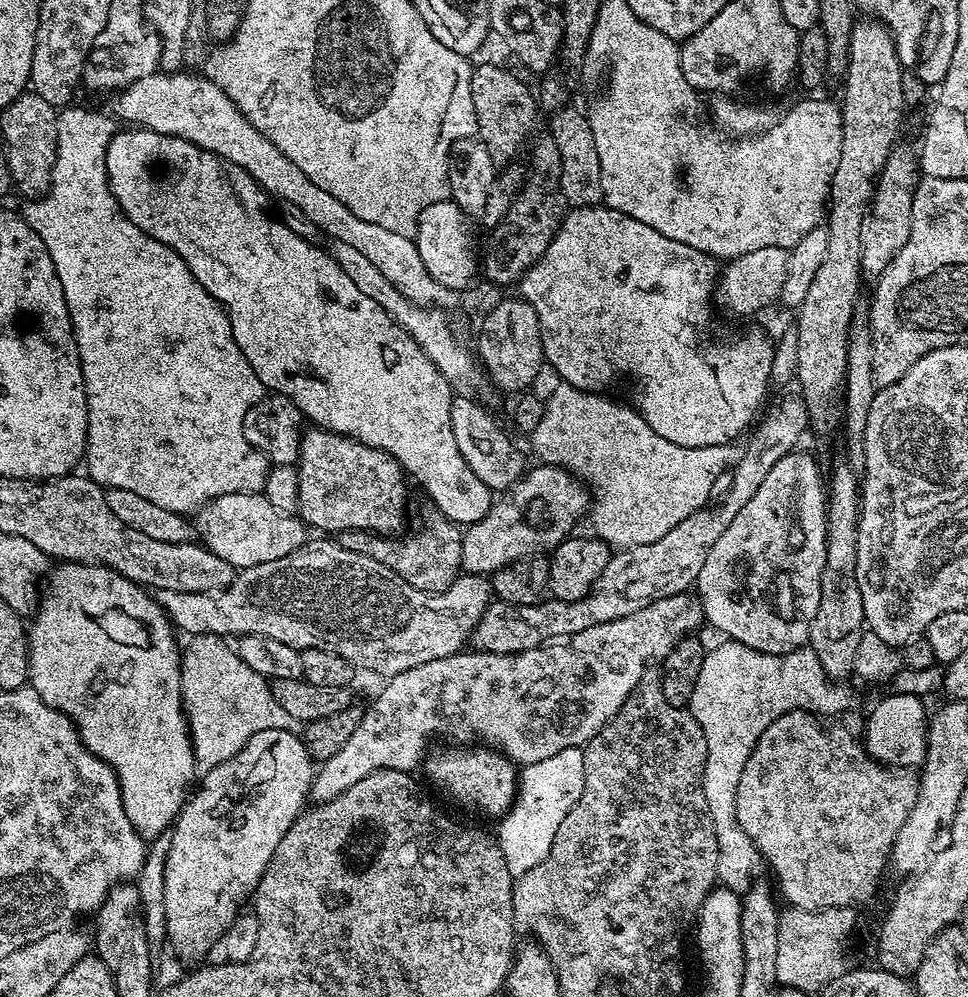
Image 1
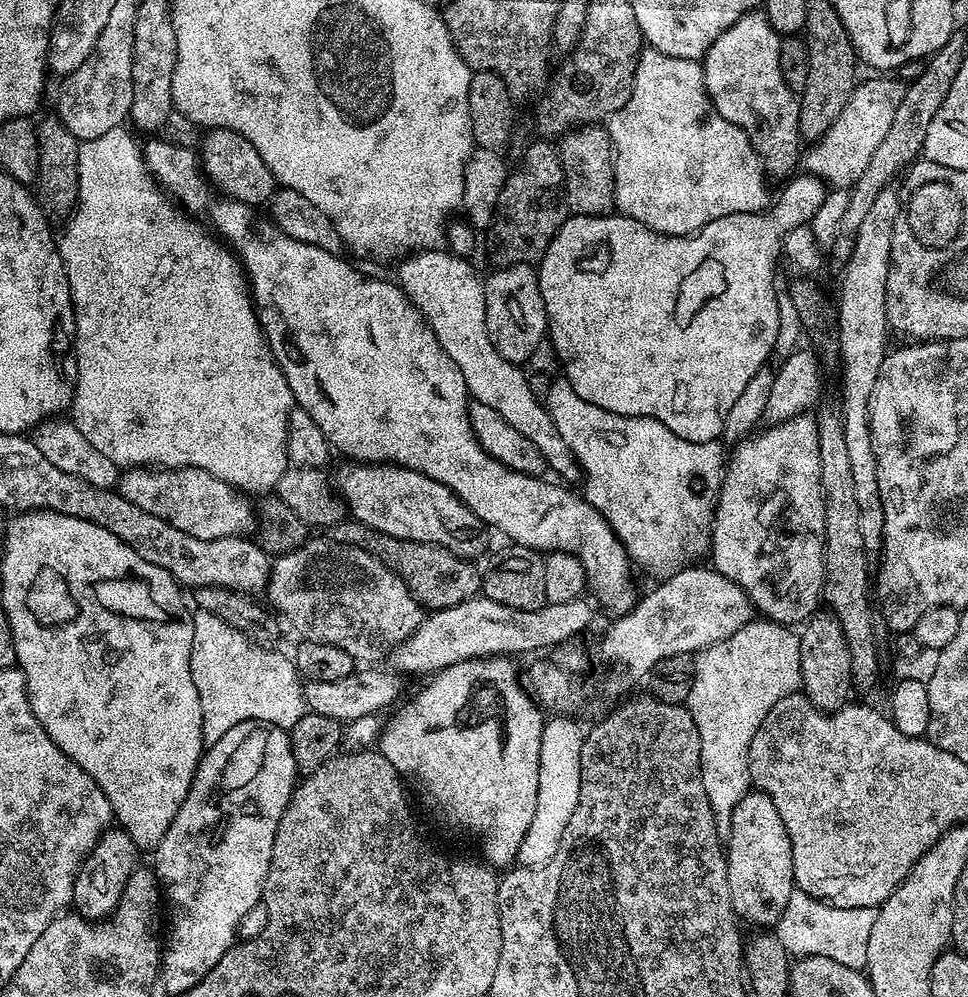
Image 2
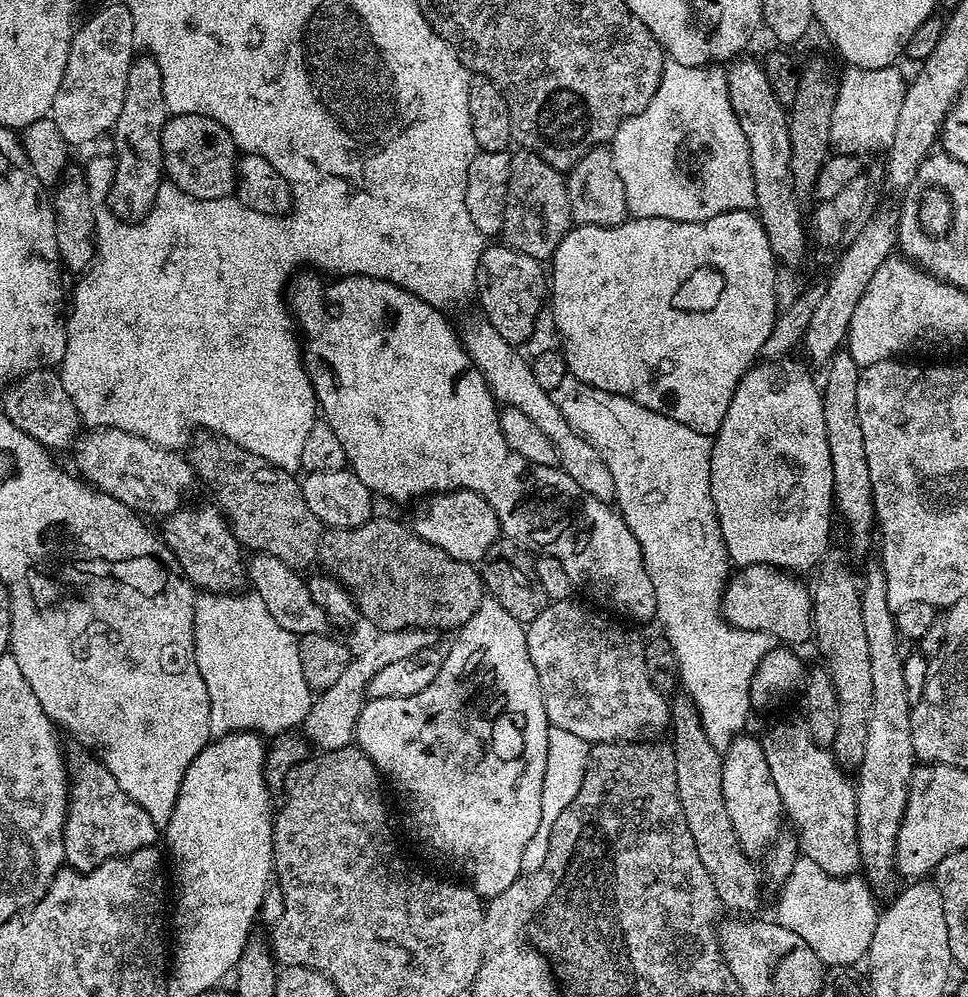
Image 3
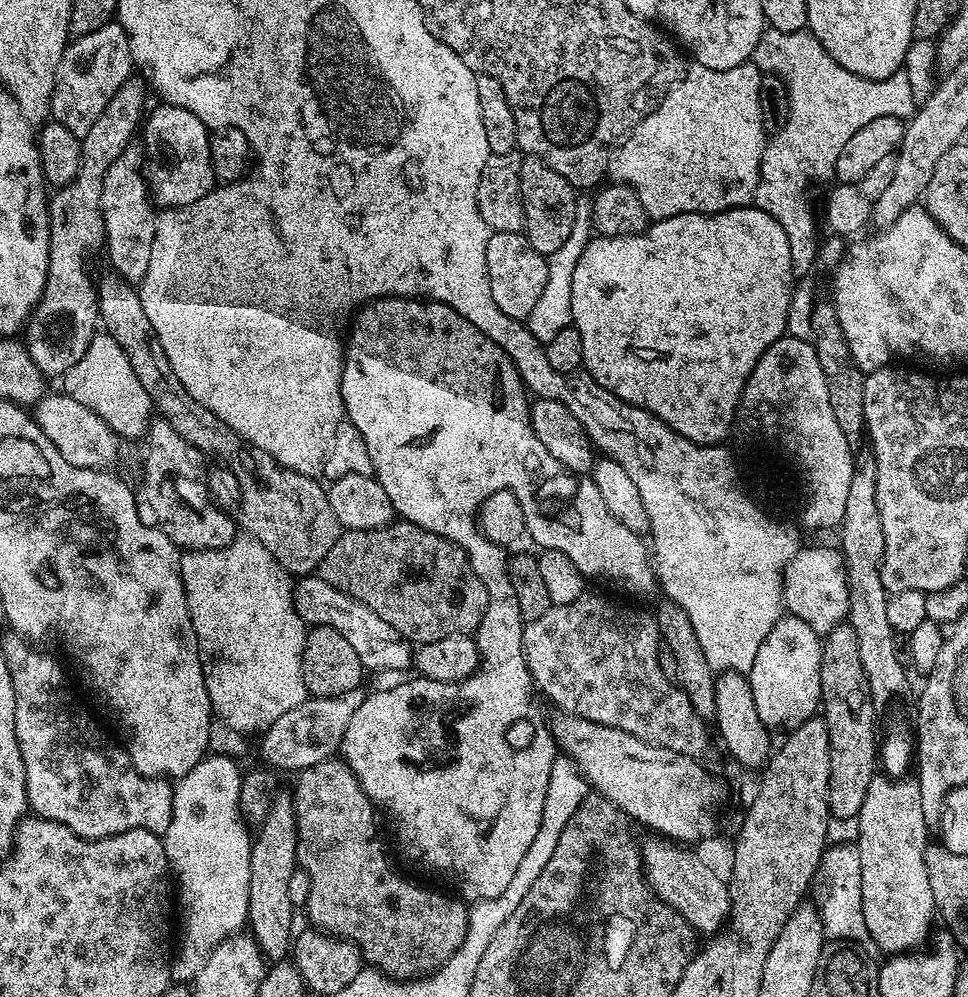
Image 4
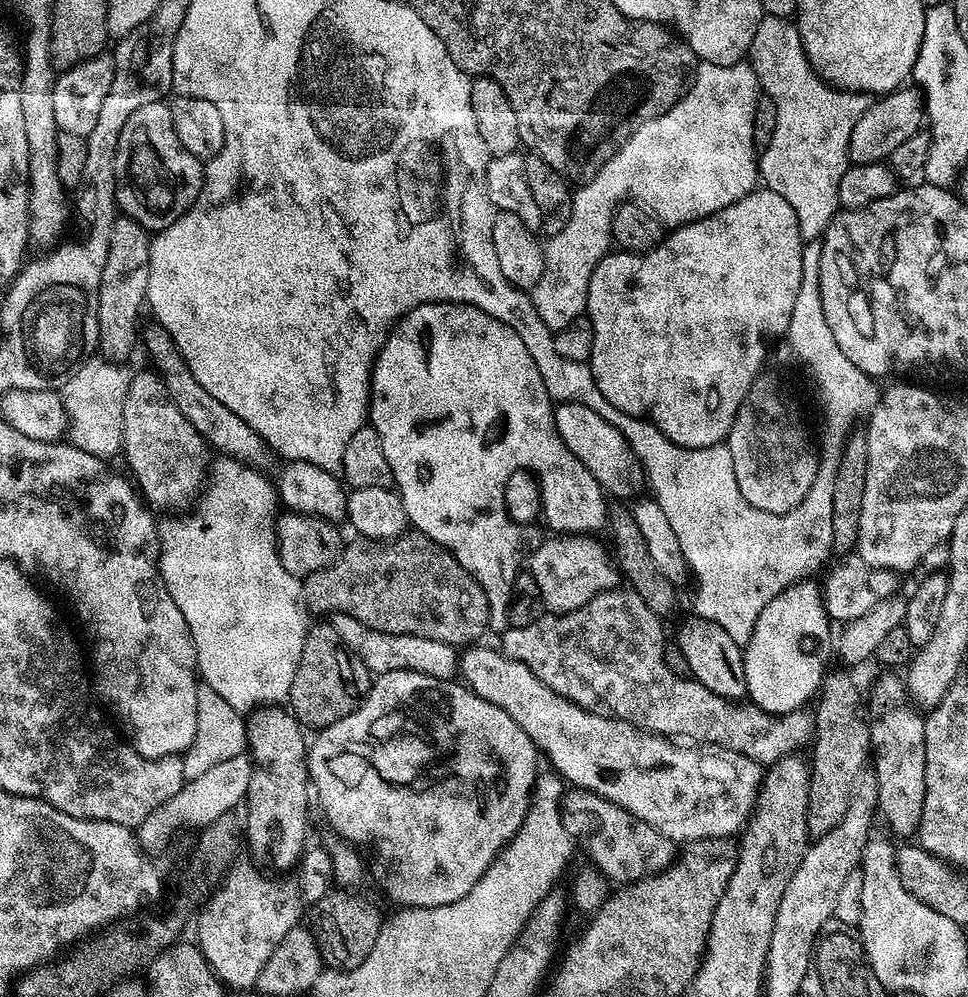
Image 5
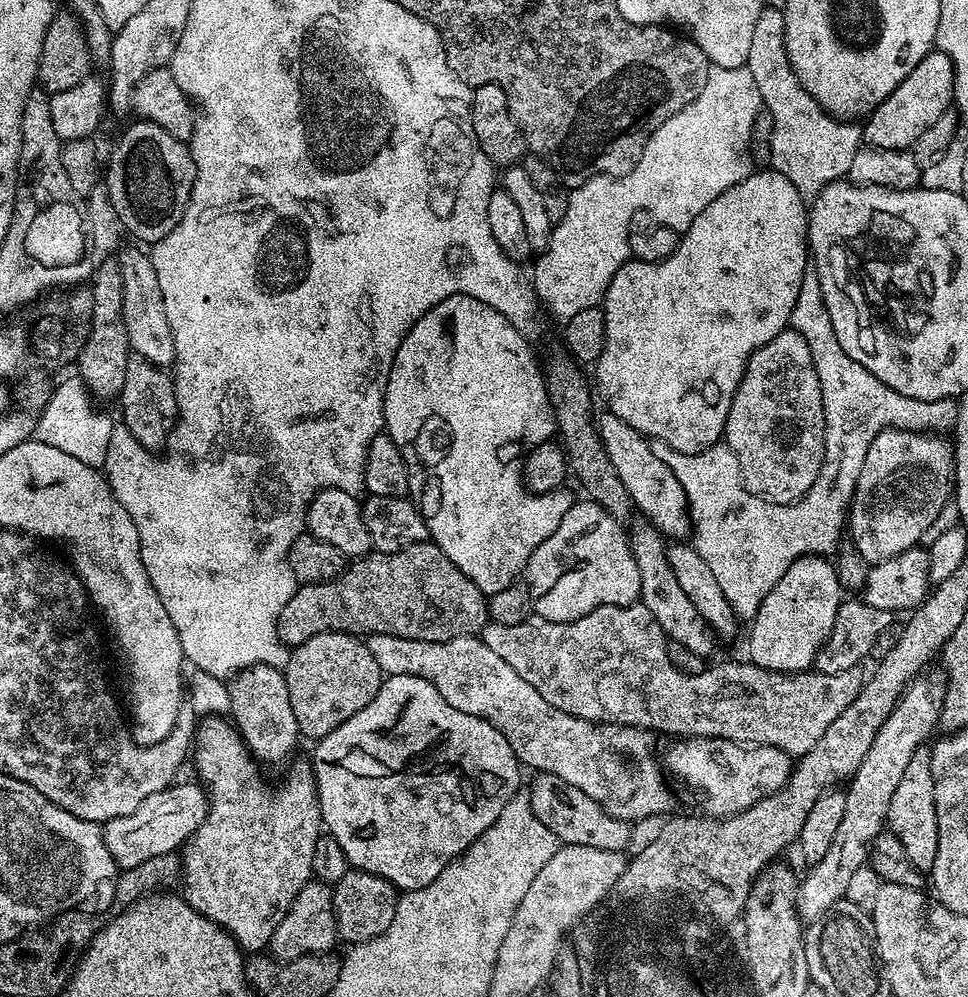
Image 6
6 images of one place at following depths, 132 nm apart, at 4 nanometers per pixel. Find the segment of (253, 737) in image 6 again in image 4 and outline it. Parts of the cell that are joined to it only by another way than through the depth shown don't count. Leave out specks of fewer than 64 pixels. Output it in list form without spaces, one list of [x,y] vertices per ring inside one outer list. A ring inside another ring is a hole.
[[[280,792],[277,793],[277,796],[272,802],[271,810],[267,813],[263,820],[261,821],[260,826],[262,828],[258,832],[258,836],[254,836],[253,840],[251,841],[251,854],[250,854],[250,882],[248,884],[248,919],[247,925],[250,931],[250,934],[253,940],[256,941],[257,946],[260,948],[260,953],[264,956],[267,961],[271,963],[281,962],[283,961],[290,952],[291,947],[291,938],[292,933],[290,934],[290,930],[292,928],[292,913],[294,913],[294,907],[289,901],[287,896],[288,890],[288,881],[290,881],[290,876],[292,876],[294,870],[296,869],[296,812],[293,810],[292,798],[289,793]]]

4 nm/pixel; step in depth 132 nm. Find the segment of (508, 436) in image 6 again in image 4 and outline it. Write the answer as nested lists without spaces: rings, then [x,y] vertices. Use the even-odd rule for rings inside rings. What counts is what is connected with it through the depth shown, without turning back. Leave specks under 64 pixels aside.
[[[381,298],[368,303],[351,317],[350,327],[346,332],[344,346],[344,369],[342,370],[342,398],[347,423],[354,425],[358,434],[362,434],[362,442],[366,442],[366,450],[370,452],[370,462],[376,481],[386,490],[386,498],[390,498],[393,513],[401,521],[422,526],[422,530],[430,530],[447,540],[453,540],[468,556],[468,564],[478,574],[482,586],[486,586],[486,608],[502,608],[502,610],[519,610],[518,597],[511,585],[511,574],[508,572],[509,557],[504,556],[505,549],[501,545],[490,542],[478,527],[478,509],[480,496],[476,500],[460,500],[460,488],[456,488],[456,480],[460,480],[460,428],[464,428],[464,420],[480,420],[480,416],[502,416],[506,414],[522,414],[522,410],[530,408],[530,400],[526,395],[524,383],[520,380],[518,370],[511,358],[497,346],[493,340],[486,338],[478,326],[471,324],[462,314],[458,314],[450,306],[440,304],[427,298]]]

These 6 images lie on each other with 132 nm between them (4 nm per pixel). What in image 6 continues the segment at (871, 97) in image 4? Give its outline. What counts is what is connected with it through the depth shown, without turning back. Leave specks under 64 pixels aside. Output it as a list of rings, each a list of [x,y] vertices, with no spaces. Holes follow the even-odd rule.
[[[761,7],[758,22],[754,25],[754,34],[750,41],[750,58],[746,67],[750,70],[754,82],[758,86],[761,105],[772,116],[772,158],[771,167],[781,172],[800,191],[800,195],[811,198],[819,194],[836,180],[843,180],[850,170],[850,162],[854,162],[854,154],[862,147],[862,128],[856,122],[841,122],[829,114],[798,82],[794,70],[784,56],[784,14],[779,8]]]

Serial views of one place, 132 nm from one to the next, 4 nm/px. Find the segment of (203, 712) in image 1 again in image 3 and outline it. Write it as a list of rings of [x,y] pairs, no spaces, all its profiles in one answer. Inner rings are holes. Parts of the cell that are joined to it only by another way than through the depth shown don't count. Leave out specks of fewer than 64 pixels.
[[[260,598],[197,599],[194,614],[196,635],[196,665],[206,682],[206,694],[210,698],[210,730],[219,738],[229,732],[251,732],[271,738],[279,732],[287,732],[303,725],[306,714],[312,709],[314,693],[302,678],[302,658],[298,658],[300,645],[297,633],[283,628],[272,617],[270,609]]]

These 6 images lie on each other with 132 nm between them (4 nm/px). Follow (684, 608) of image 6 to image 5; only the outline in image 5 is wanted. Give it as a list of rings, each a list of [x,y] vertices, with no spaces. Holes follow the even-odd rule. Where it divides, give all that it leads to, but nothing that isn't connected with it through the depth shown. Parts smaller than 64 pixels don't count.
[[[689,615],[689,620],[680,624],[676,632],[674,643],[680,648],[682,655],[690,666],[690,677],[697,680],[706,690],[733,702],[740,702],[748,695],[746,686],[746,670],[744,669],[744,654],[741,645],[726,634],[720,626],[714,626],[708,620],[703,620],[698,615]]]

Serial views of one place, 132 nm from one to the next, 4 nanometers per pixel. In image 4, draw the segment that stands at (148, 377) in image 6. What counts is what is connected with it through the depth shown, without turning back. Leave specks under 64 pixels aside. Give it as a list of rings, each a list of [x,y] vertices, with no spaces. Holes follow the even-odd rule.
[[[159,418],[153,419],[148,425],[147,432],[142,437],[142,445],[144,444],[144,496],[142,492],[142,500],[152,507],[152,512],[157,516],[159,527],[163,528],[164,533],[175,542],[177,549],[180,550],[191,550],[193,552],[205,552],[206,550],[214,550],[215,548],[225,548],[231,540],[237,539],[238,536],[238,524],[235,519],[232,520],[219,508],[218,505],[212,501],[212,496],[208,493],[208,480],[204,477],[204,464],[205,461],[202,459],[199,452],[197,452],[194,446],[190,446],[185,440],[175,433],[174,426],[170,426],[170,422],[161,420]]]

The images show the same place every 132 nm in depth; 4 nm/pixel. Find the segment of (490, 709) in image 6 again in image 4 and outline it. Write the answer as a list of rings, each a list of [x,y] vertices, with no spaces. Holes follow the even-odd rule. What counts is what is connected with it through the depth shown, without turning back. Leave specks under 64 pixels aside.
[[[309,574],[299,577],[295,581],[292,590],[292,605],[298,618],[302,618],[305,626],[330,626],[330,630],[338,630],[346,642],[350,642],[354,654],[362,662],[362,666],[369,673],[375,674],[386,670],[405,670],[413,663],[414,648],[407,640],[403,640],[390,626],[390,622],[382,622],[370,606],[363,604],[361,600],[350,598],[339,592],[330,582],[326,582],[319,574]]]

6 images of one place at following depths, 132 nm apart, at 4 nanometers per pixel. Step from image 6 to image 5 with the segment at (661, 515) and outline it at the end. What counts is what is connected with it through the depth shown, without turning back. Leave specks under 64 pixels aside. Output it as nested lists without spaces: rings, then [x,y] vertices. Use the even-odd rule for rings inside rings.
[[[560,402],[555,405],[552,417],[556,423],[556,434],[562,438],[570,453],[582,462],[590,474],[597,479],[605,493],[613,492],[616,496],[628,496],[636,488],[638,465],[632,455],[626,438],[613,424],[608,424],[590,406],[571,402]]]

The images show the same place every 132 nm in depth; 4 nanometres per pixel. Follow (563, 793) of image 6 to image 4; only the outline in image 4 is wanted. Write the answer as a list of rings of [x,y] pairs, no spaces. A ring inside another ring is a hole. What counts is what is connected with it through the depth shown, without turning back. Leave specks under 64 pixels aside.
[[[652,838],[639,845],[640,862],[644,879],[648,881],[654,895],[666,902],[673,910],[684,912],[694,924],[704,930],[718,926],[726,912],[726,900],[729,898],[727,881],[717,872],[706,869],[699,855],[679,843],[667,838]]]

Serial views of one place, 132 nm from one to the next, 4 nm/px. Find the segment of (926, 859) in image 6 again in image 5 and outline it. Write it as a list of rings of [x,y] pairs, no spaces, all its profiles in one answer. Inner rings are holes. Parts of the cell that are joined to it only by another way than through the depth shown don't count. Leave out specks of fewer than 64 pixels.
[[[881,671],[881,676],[866,692],[866,716],[873,725],[888,724],[874,740],[874,764],[878,812],[889,826],[891,835],[912,838],[919,833],[922,806],[926,802],[926,738],[921,709],[908,696],[908,685],[895,671]]]

